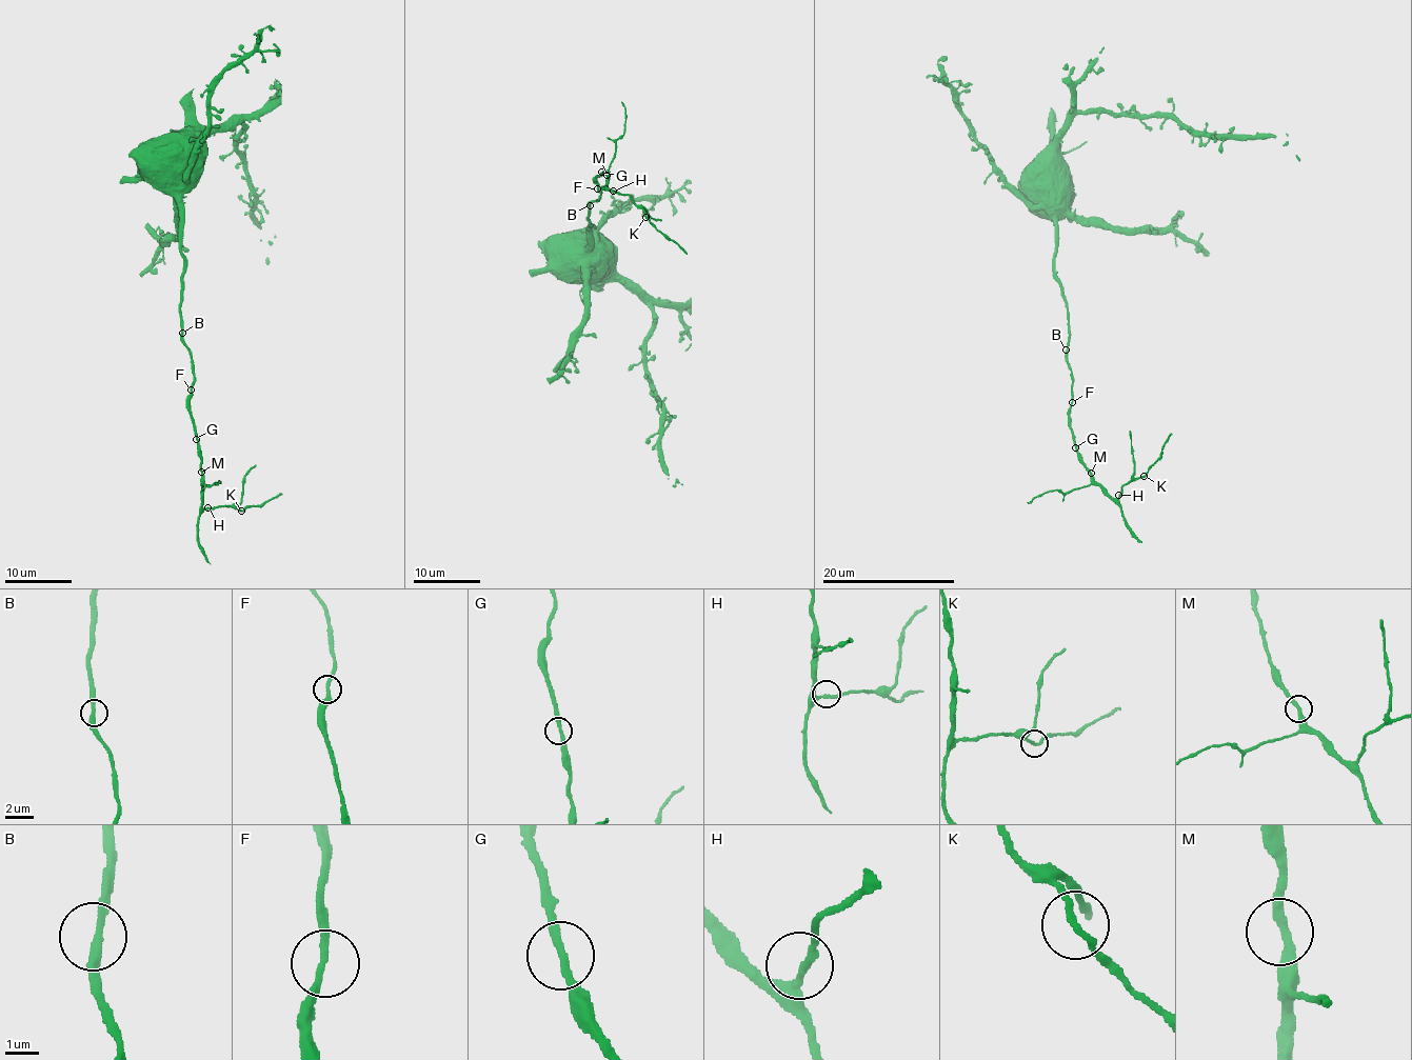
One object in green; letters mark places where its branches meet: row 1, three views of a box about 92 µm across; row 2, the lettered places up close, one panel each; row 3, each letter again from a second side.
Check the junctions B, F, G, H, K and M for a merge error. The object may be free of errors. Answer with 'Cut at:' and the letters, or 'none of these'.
Cut at: none of these

